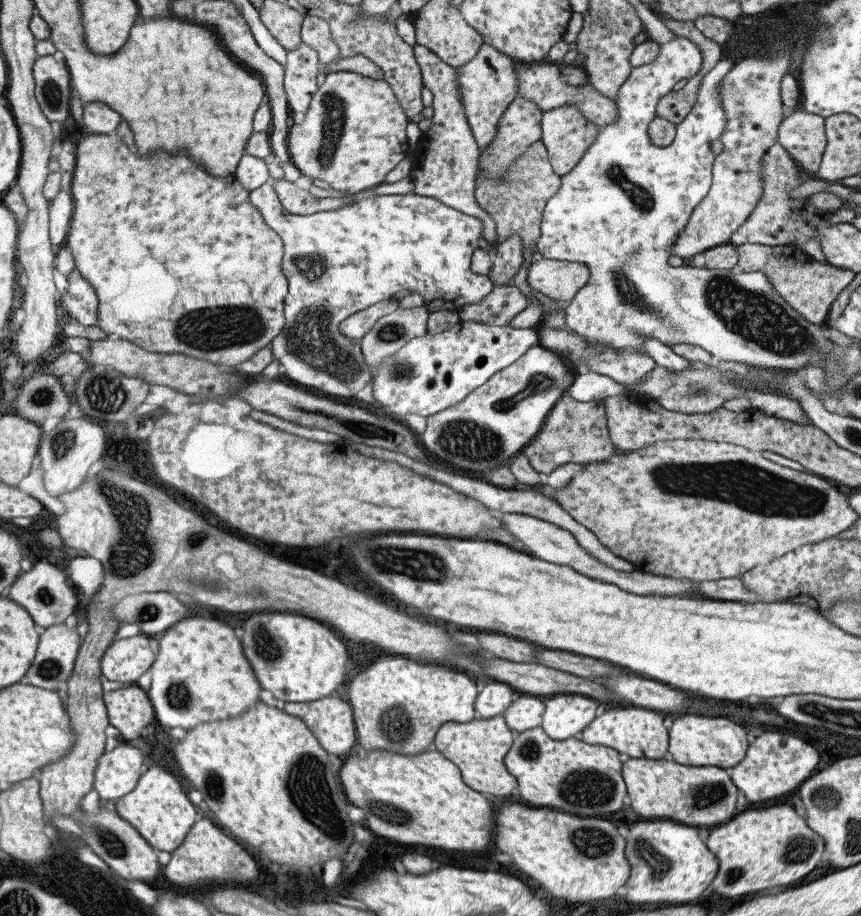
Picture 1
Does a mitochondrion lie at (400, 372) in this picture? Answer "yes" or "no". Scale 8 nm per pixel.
yes

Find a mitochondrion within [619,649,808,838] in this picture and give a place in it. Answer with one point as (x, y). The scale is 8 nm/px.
(706, 794)

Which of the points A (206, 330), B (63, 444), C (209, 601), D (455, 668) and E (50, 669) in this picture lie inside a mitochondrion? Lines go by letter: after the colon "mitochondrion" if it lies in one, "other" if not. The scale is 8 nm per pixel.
A: mitochondrion
B: mitochondrion
C: other
D: other
E: mitochondrion

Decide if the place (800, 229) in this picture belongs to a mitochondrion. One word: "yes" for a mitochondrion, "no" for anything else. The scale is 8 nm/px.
no

